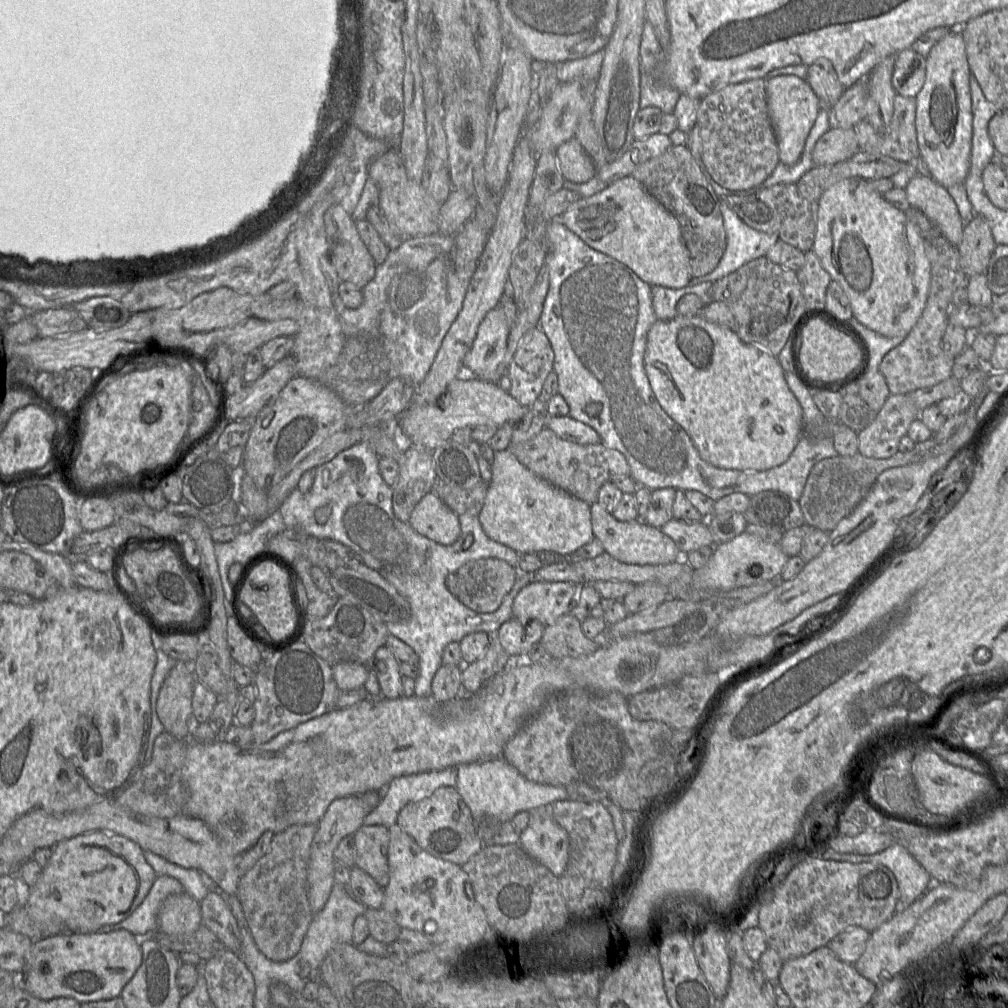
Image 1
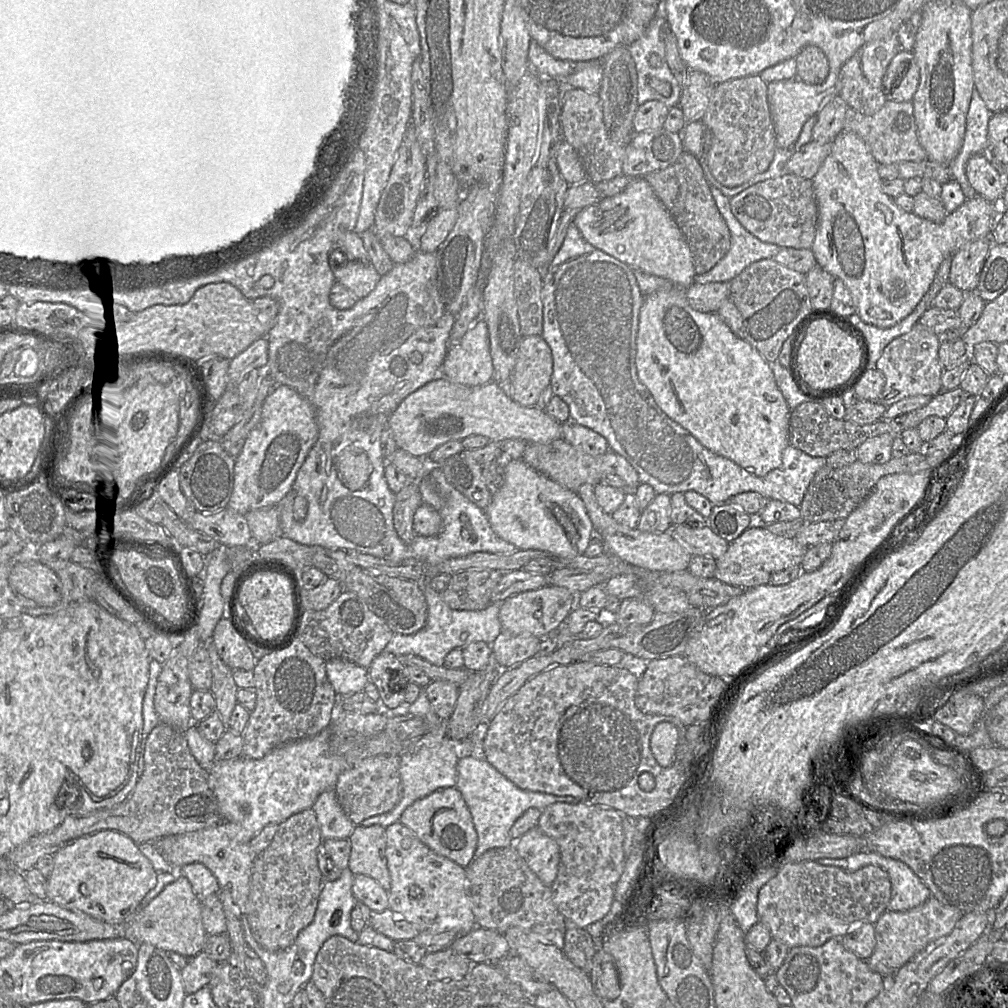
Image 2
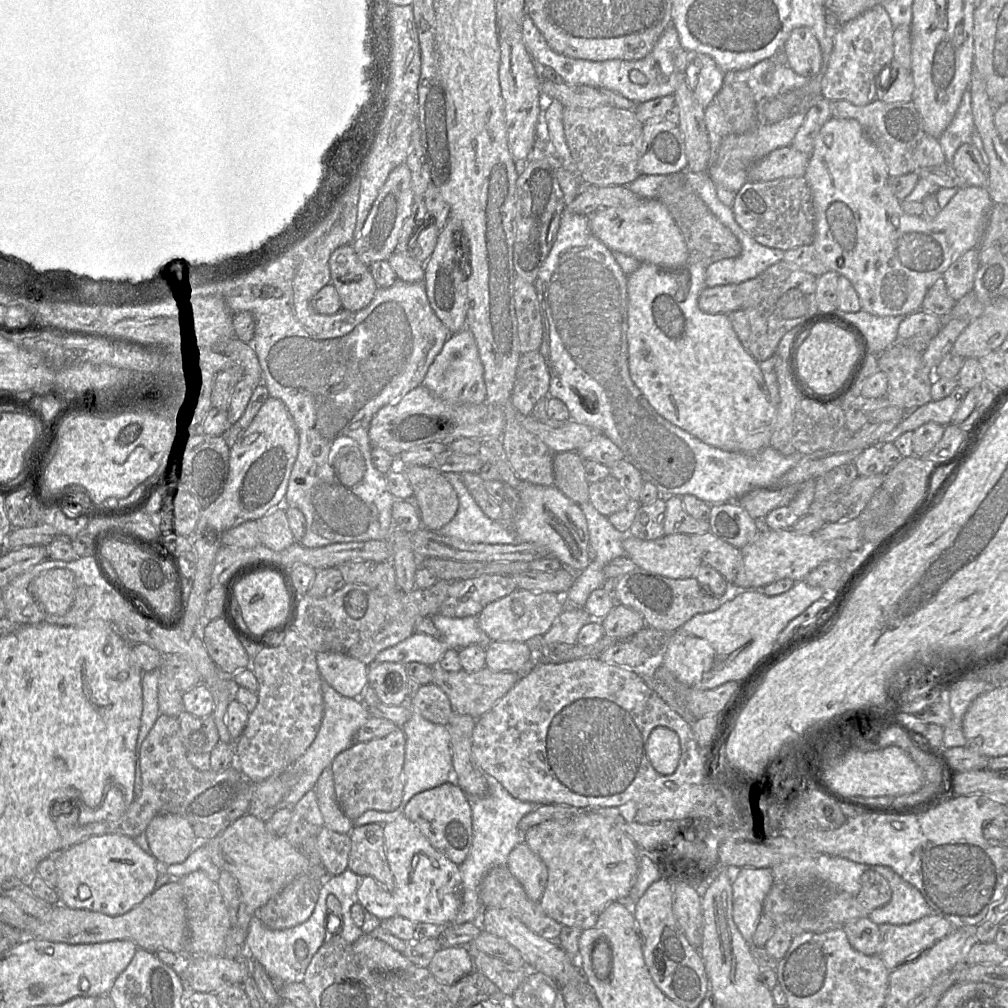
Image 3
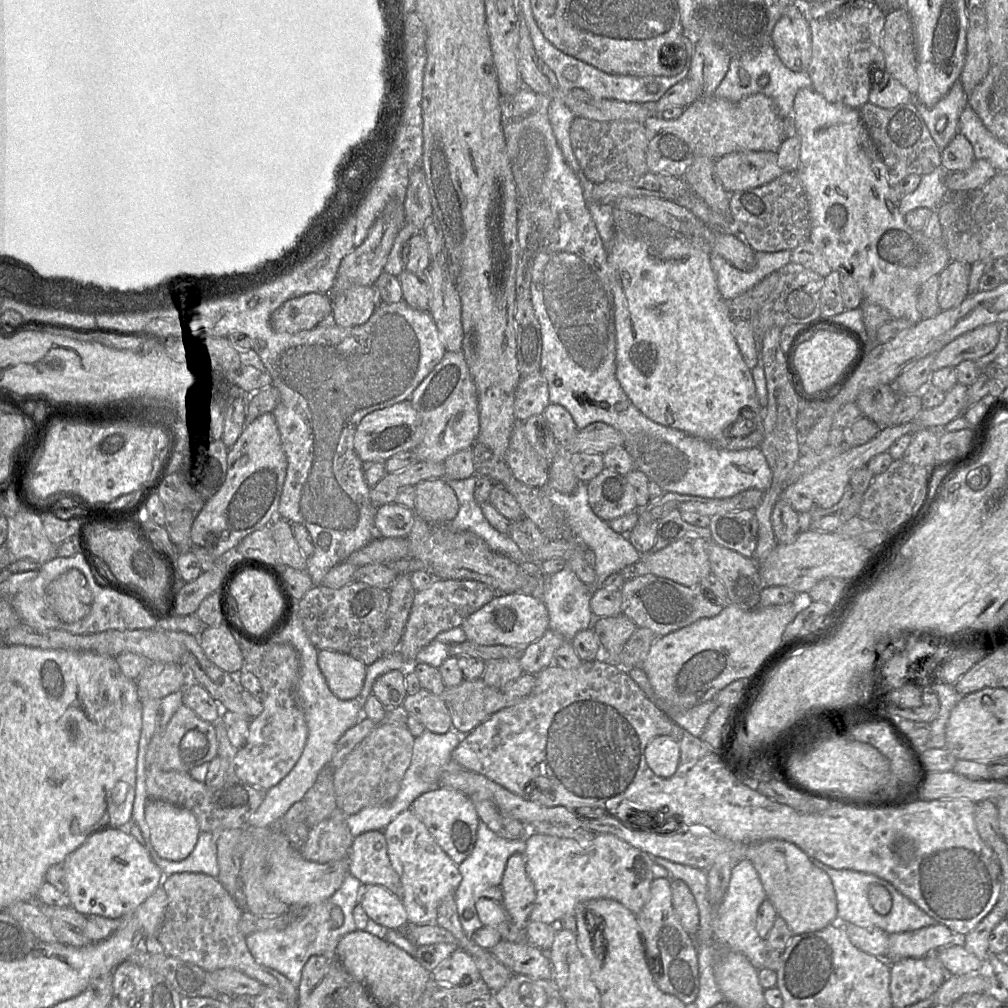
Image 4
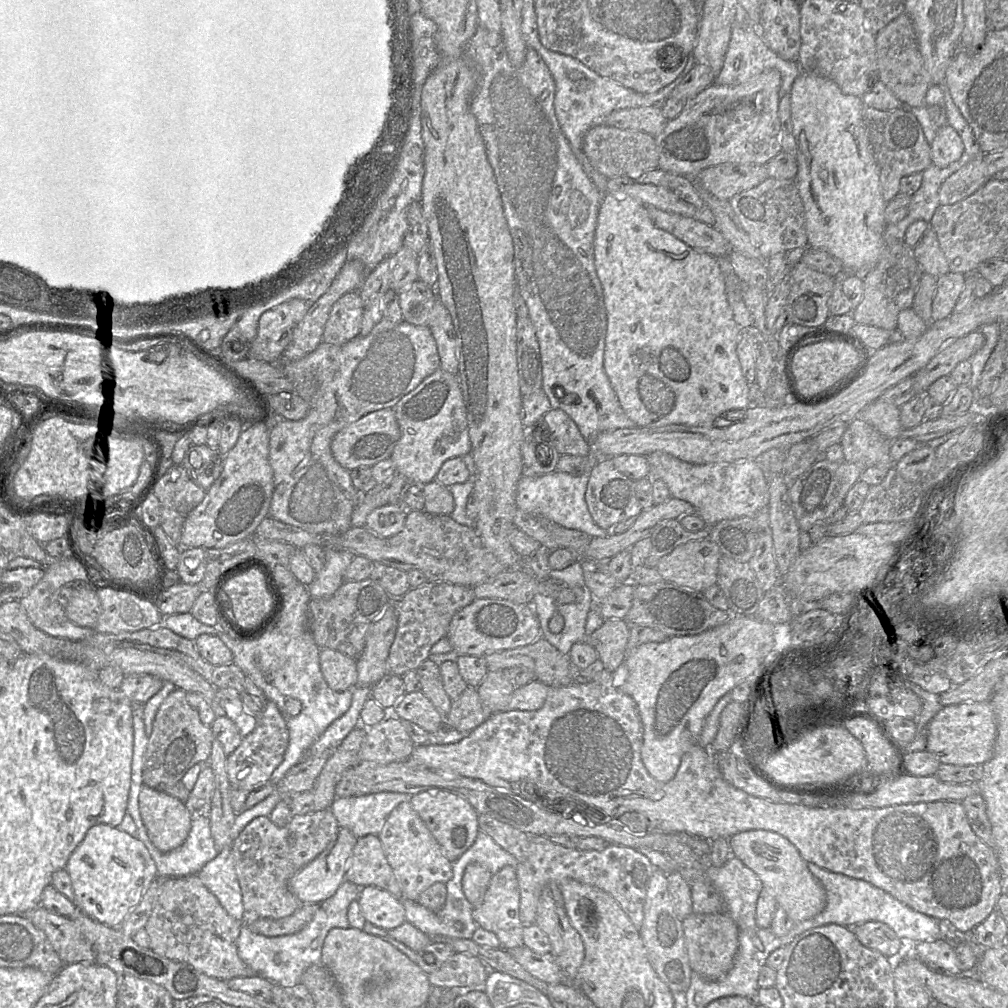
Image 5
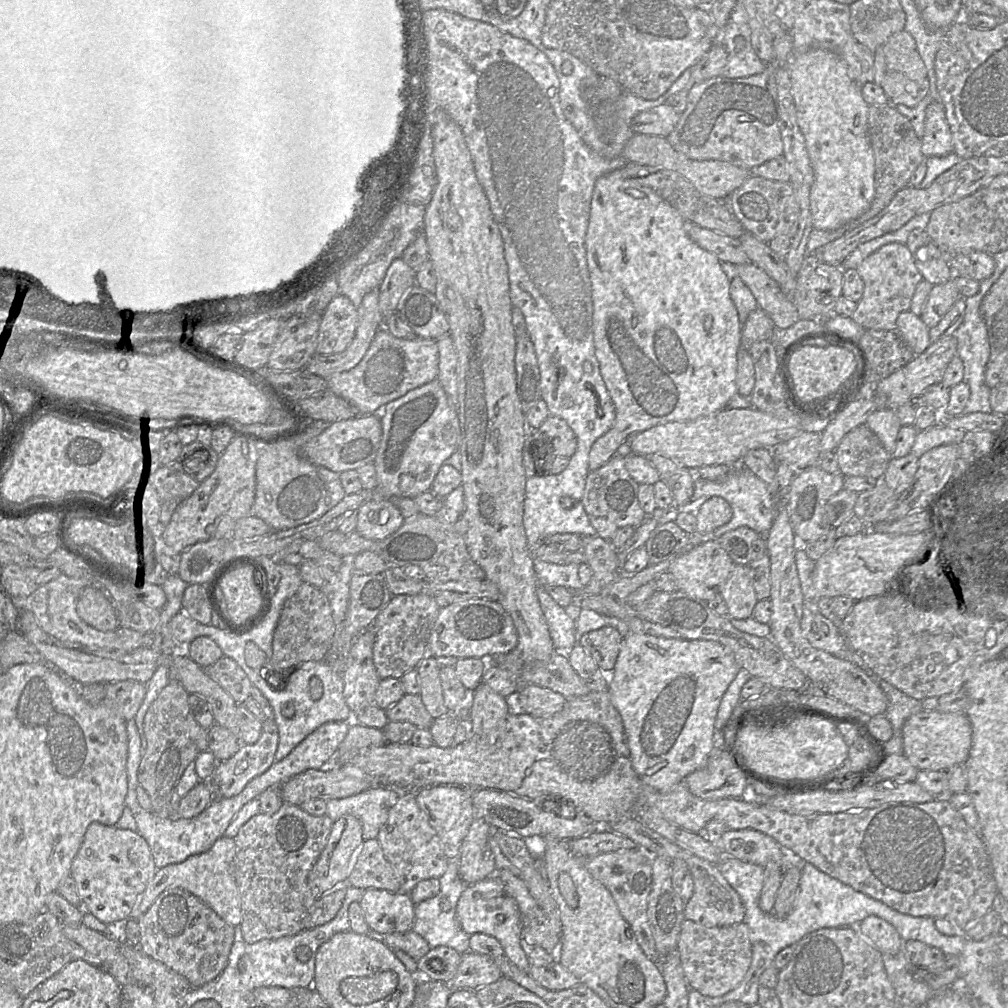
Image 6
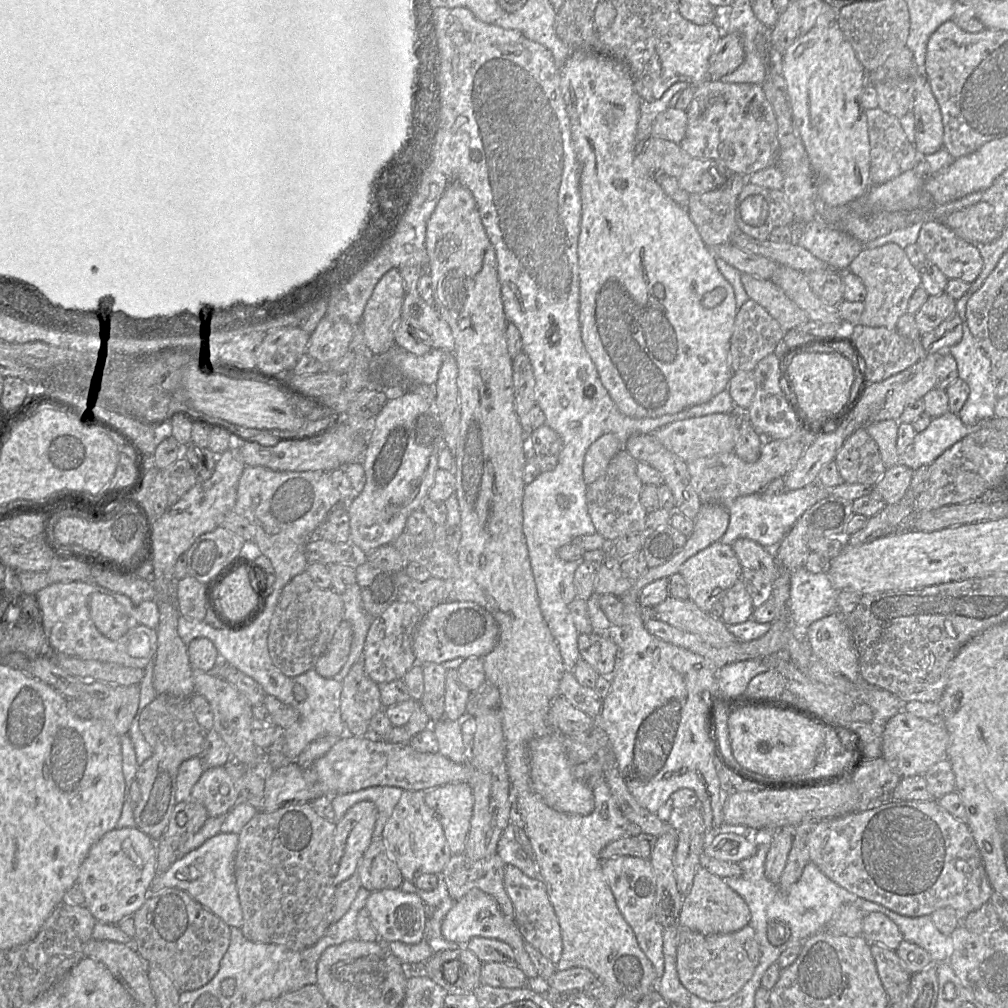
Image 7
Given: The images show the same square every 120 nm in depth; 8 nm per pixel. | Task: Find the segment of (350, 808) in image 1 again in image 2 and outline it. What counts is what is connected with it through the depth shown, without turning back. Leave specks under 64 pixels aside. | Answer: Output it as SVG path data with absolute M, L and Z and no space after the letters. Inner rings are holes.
M334 788L323 791L316 799L312 806L314 810L322 836L322 843L324 839L346 839L350 836L355 828L355 824L348 818L338 803L337 795Z

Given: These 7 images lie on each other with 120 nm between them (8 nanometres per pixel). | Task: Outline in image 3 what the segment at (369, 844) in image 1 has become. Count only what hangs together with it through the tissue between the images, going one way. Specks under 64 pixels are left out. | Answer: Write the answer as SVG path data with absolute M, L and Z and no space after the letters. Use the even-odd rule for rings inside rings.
M371 823L353 827L349 835L348 869L360 877L373 877L392 893L395 882L385 855L383 825Z

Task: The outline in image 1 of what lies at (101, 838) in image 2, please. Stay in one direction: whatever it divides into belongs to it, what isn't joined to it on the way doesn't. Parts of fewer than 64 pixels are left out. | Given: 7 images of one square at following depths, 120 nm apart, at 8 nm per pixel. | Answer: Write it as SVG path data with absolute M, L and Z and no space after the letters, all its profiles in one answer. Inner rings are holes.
M86 832L53 846L52 856L38 881L30 887L24 907L34 921L61 921L68 933L93 933L132 914L156 877L137 843L116 833Z

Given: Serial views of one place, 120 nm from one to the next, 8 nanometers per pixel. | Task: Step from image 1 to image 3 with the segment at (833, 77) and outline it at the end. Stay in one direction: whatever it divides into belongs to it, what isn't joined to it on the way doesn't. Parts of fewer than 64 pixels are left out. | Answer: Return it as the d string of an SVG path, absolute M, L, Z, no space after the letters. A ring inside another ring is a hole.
M795 28L786 40L782 51L787 56L787 65L798 75L813 78L820 72L822 53L811 29Z

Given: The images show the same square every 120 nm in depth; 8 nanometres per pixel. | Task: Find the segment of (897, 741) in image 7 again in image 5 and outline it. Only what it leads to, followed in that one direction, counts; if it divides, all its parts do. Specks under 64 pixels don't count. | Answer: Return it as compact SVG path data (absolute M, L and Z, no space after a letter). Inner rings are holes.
M989 701L942 706L929 723L926 750L941 764L983 765L994 754L996 734L996 719Z

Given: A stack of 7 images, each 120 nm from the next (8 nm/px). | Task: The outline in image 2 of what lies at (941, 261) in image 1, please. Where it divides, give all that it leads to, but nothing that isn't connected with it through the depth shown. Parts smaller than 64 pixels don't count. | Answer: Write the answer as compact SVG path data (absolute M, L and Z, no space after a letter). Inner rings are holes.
M920 323L909 333L889 343L874 366L885 376L884 390L877 403L889 407L909 397L934 397L942 392L941 378L944 368L939 359L940 343L941 337Z

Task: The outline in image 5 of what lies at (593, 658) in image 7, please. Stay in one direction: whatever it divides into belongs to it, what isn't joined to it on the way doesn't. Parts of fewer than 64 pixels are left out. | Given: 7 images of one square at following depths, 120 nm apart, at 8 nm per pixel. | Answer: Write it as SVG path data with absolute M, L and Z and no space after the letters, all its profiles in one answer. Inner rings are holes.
M606 619L585 640L596 650L604 669L616 670L625 660L631 625L625 619Z

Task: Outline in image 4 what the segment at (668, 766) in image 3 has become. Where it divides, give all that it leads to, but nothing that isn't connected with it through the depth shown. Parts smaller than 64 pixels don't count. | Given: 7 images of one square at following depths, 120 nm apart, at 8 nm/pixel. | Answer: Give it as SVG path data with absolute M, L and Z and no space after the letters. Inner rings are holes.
M656 736L646 746L645 759L656 776L670 778L675 774L679 766L679 744L671 736Z

